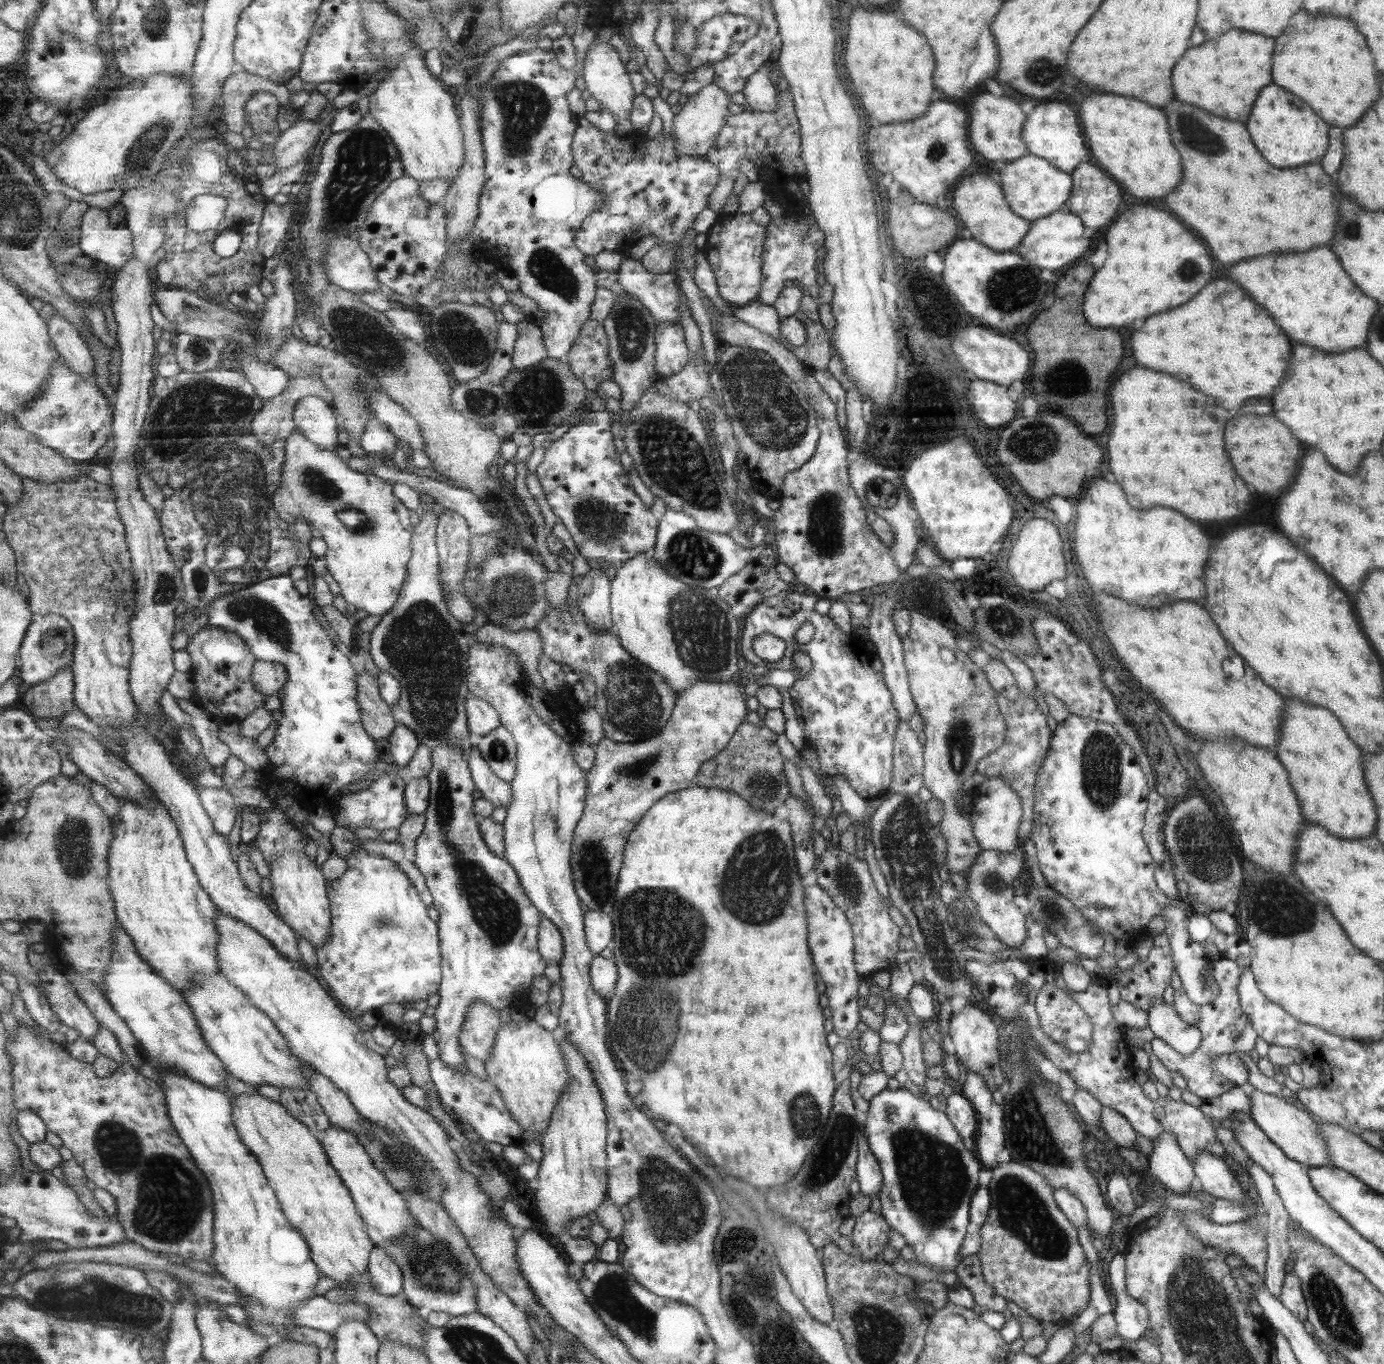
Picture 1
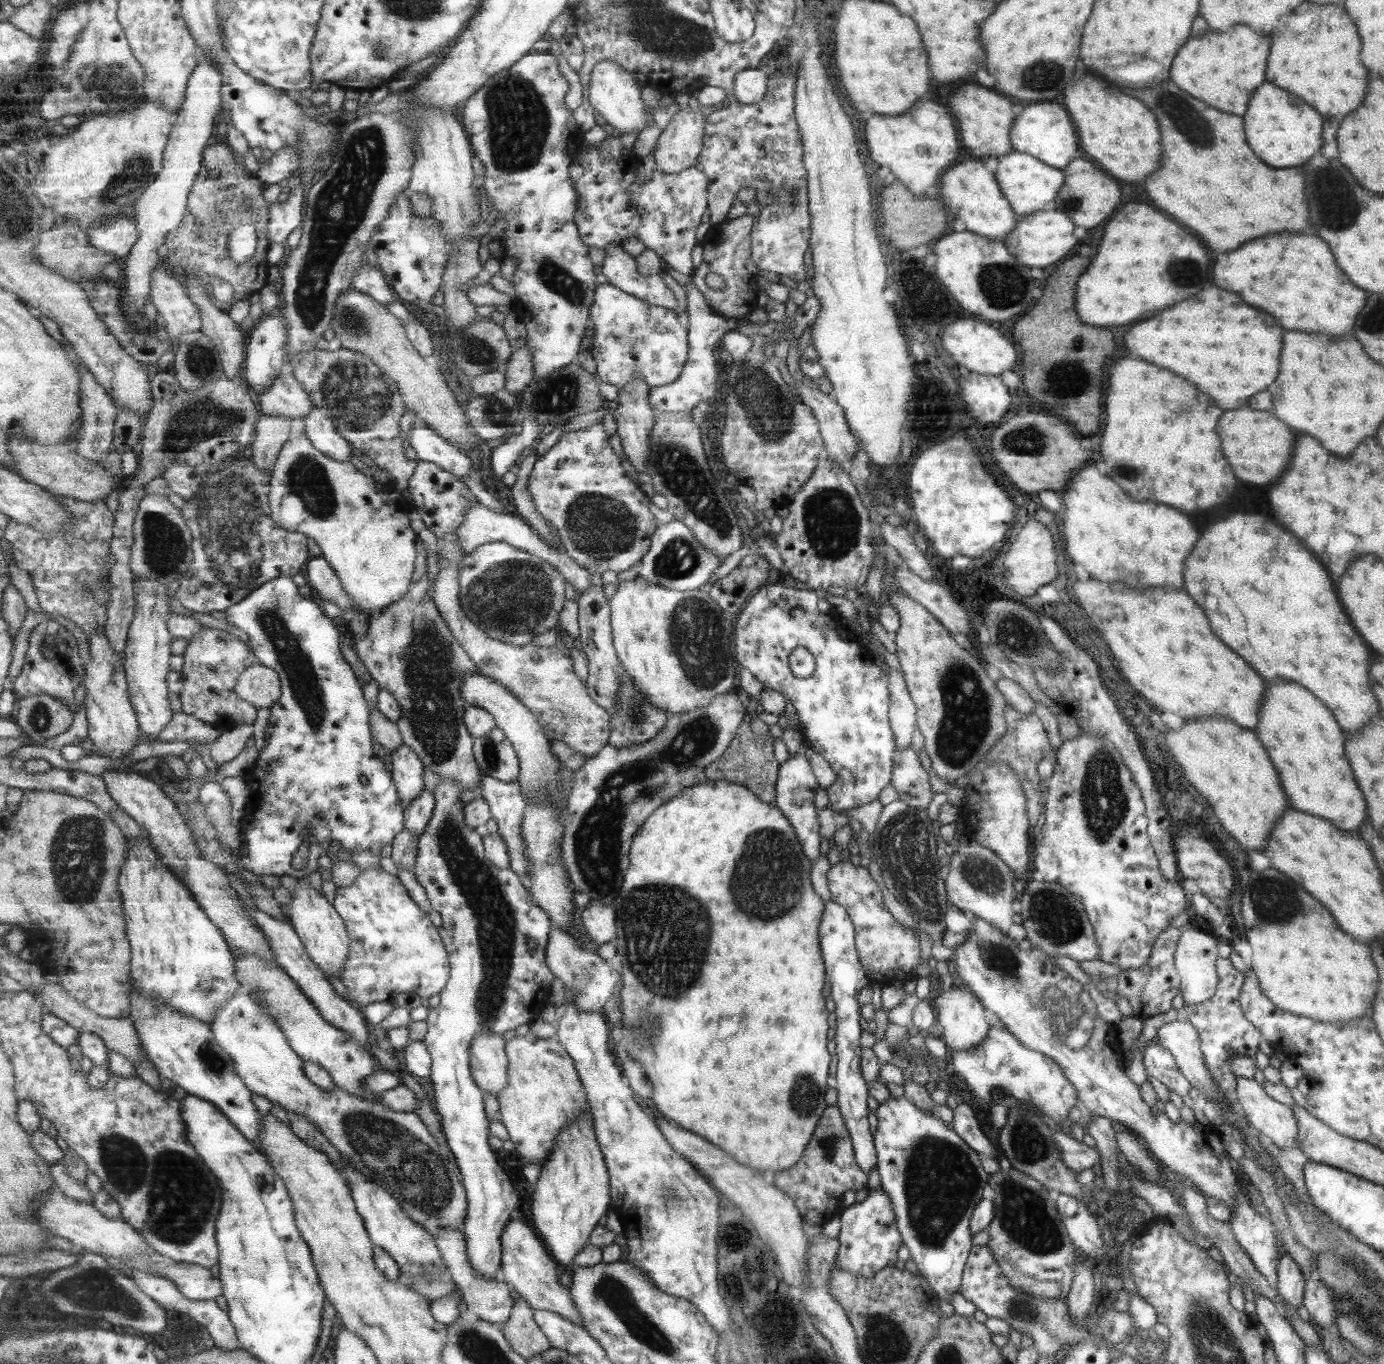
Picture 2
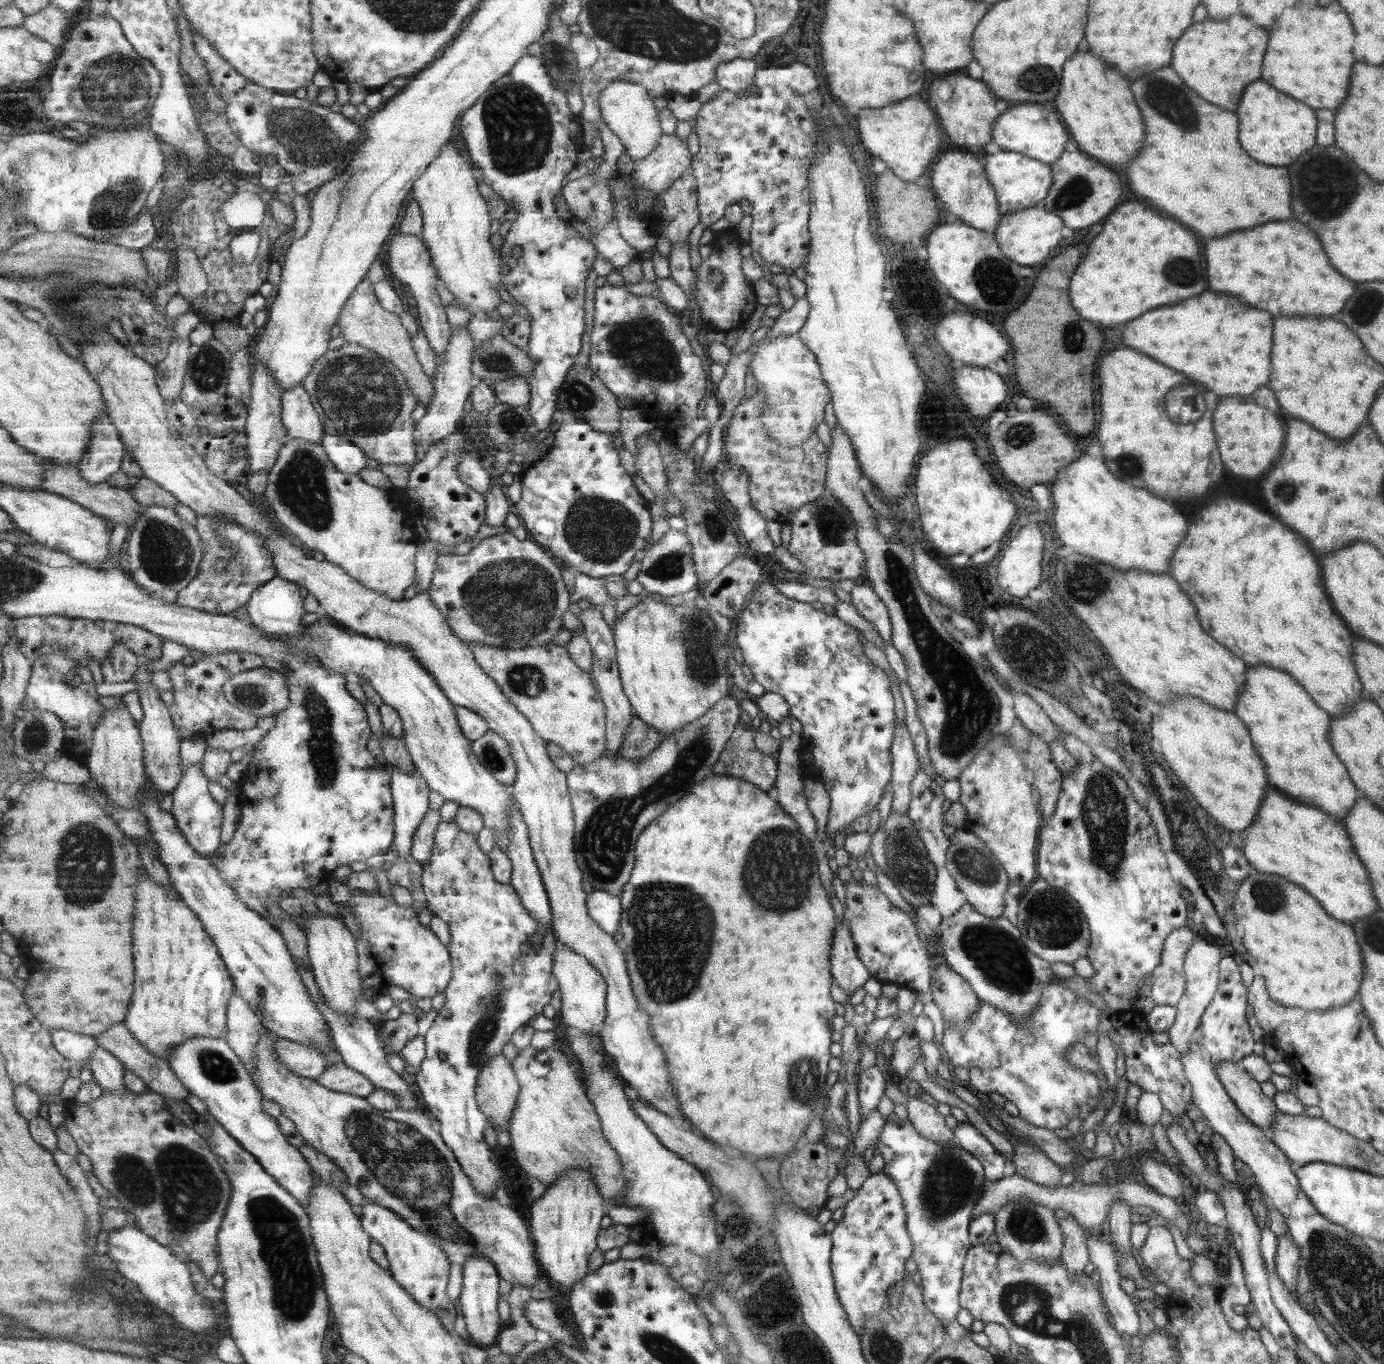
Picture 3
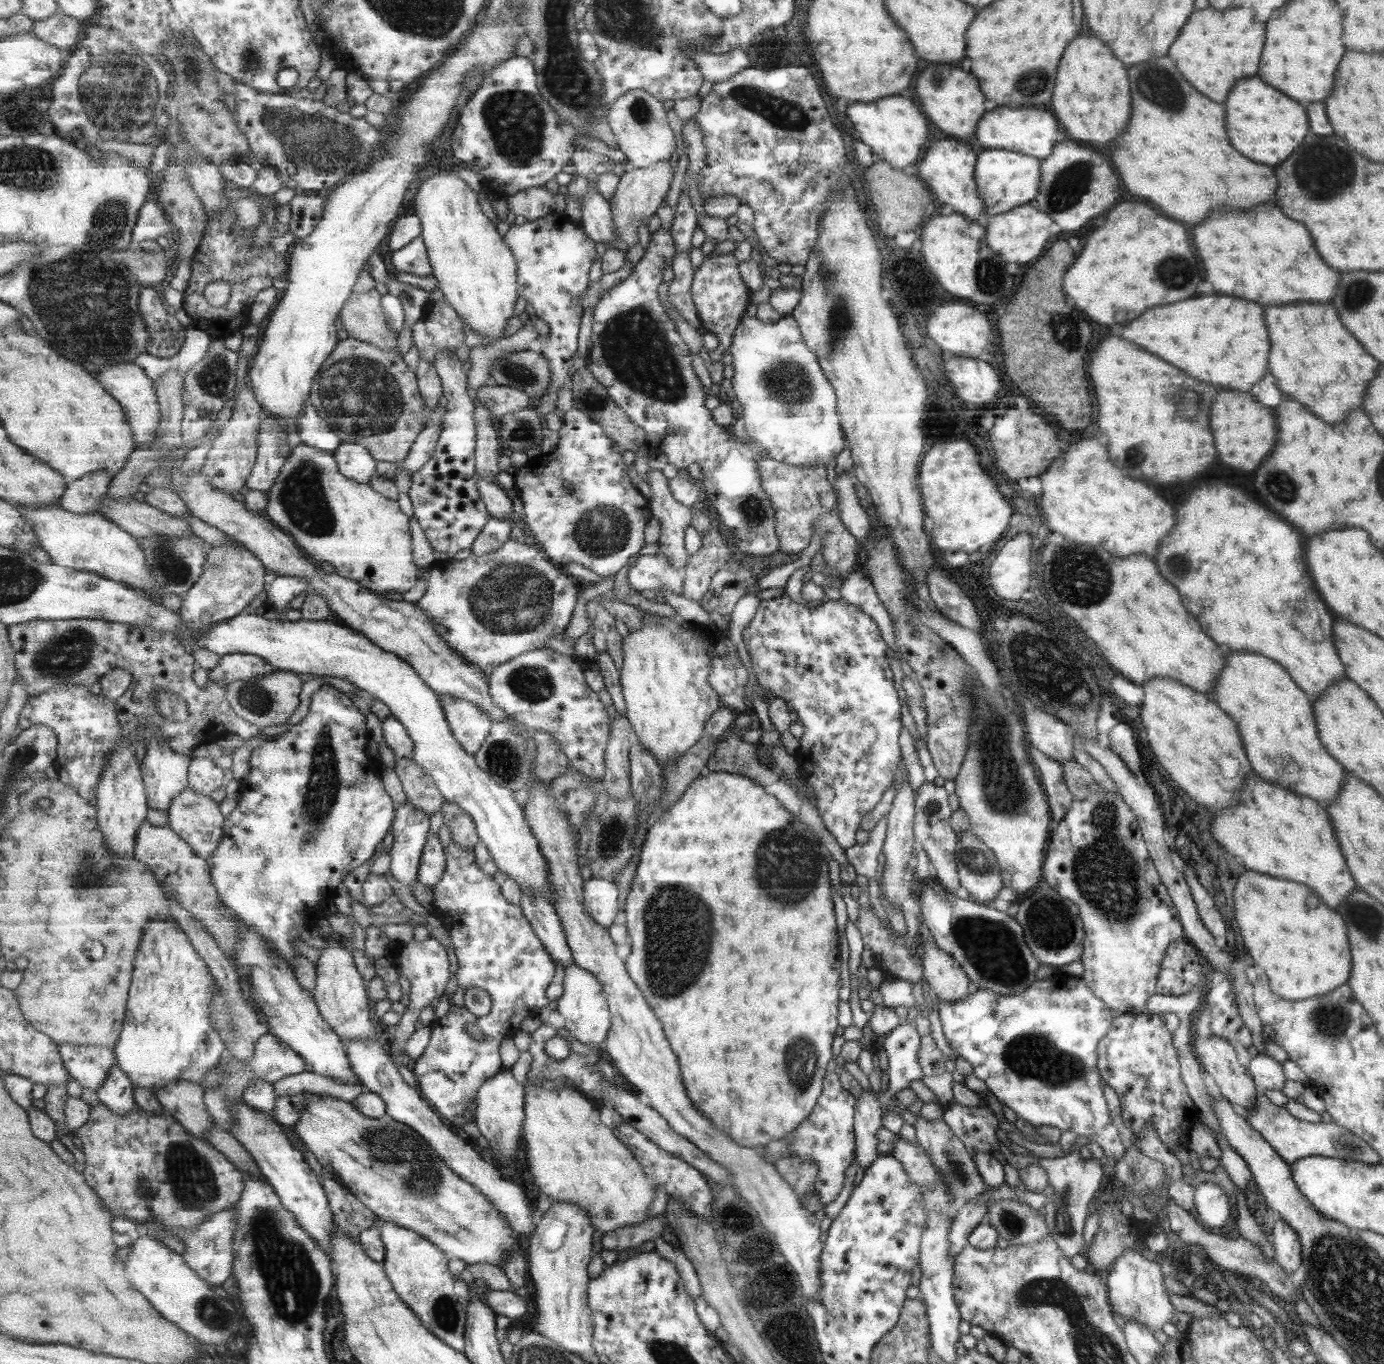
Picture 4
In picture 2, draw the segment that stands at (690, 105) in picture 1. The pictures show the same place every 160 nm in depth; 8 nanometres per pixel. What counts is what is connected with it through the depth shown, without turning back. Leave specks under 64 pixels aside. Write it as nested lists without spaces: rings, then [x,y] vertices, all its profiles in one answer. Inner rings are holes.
[[[699,108],[697,112],[687,109],[677,113],[671,124],[662,130],[653,152],[655,169],[665,174],[679,174],[692,166],[696,166],[704,140],[704,116],[708,110]]]

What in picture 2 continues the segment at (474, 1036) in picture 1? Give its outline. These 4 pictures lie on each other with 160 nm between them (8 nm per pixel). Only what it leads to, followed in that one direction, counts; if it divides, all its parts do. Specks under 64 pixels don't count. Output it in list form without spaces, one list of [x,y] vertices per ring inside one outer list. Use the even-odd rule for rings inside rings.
[[[481,1033],[472,1044],[472,1075],[485,1094],[498,1097],[508,1086],[510,1060],[506,1041],[495,1033]]]

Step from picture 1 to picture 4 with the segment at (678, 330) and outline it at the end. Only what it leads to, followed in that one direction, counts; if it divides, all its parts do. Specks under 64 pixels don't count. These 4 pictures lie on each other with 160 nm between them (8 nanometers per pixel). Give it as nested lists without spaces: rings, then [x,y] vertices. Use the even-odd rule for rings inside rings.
[[[659,228],[633,272],[603,295],[593,310],[593,347],[587,367],[631,421],[647,432],[651,456],[663,454],[680,470],[688,470],[692,464],[699,466],[704,506],[715,512],[734,536],[736,550],[753,557],[765,556],[777,550],[778,536],[773,532],[776,519],[769,496],[759,486],[755,454],[727,427],[717,426],[703,406],[705,394],[691,366],[689,346],[679,336],[658,293],[664,270],[674,265],[676,252],[672,228]]]

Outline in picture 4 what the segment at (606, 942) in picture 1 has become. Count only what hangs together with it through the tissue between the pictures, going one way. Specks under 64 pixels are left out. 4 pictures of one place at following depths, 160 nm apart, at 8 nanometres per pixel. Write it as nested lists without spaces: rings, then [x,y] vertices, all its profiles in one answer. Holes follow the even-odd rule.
[[[593,878],[585,884],[585,907],[593,919],[605,928],[613,926],[622,910],[621,895],[615,881]]]

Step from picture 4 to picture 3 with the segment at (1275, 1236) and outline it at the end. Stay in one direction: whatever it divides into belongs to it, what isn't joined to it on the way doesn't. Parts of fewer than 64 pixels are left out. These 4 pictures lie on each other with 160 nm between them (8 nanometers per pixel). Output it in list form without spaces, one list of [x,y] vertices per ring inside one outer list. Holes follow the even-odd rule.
[[[1288,1233],[1276,1237],[1274,1271],[1279,1280],[1292,1292],[1296,1287],[1300,1266],[1300,1249]]]

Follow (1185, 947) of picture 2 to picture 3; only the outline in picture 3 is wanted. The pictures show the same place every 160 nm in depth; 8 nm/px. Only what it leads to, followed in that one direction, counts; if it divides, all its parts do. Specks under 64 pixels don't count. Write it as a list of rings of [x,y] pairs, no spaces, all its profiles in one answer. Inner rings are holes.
[[[1196,937],[1193,938],[1191,947],[1185,952],[1185,959],[1183,959],[1183,974],[1186,978],[1184,993],[1174,1006],[1176,1008],[1174,1023],[1167,1031],[1169,1035],[1168,1043],[1176,1046],[1177,1052],[1181,1052],[1181,1054],[1184,1054],[1189,1049],[1189,1041],[1193,1040],[1193,1034],[1198,1028],[1200,1016],[1216,991],[1218,964],[1221,958],[1218,947]]]

